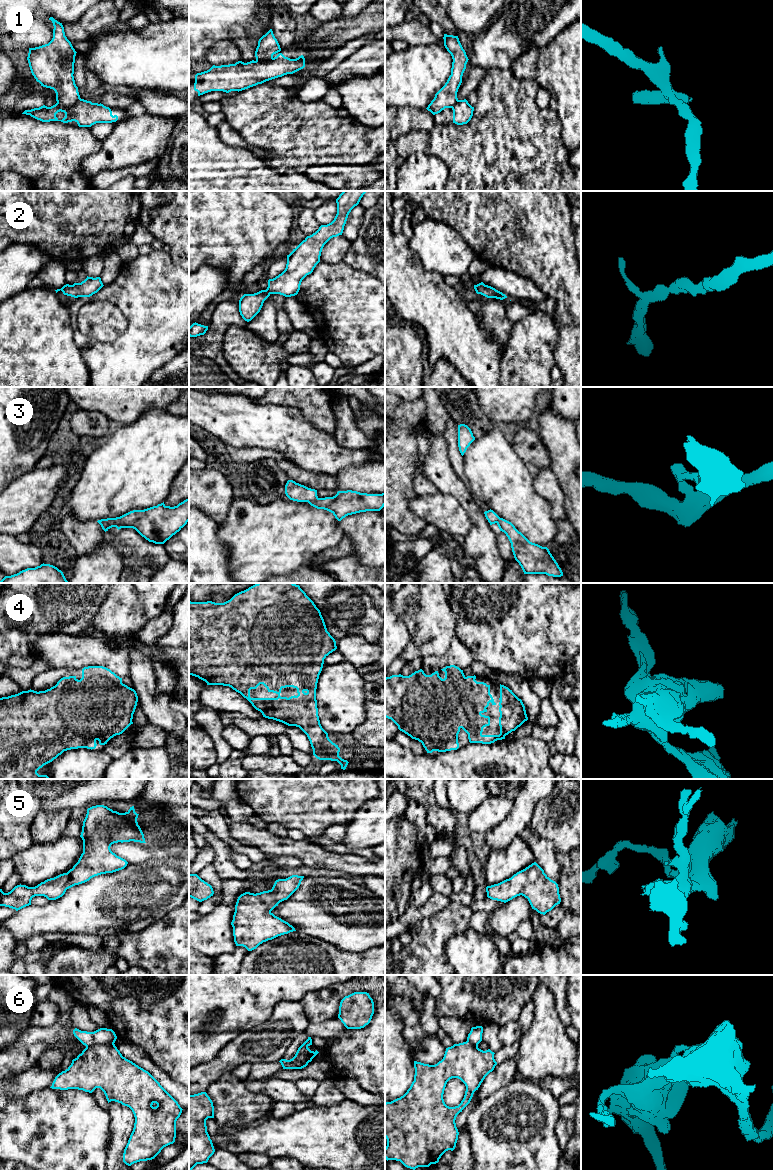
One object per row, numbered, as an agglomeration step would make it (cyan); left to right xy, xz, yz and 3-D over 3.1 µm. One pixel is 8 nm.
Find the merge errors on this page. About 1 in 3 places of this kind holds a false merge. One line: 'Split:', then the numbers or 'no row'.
Split: 1, 3, 6

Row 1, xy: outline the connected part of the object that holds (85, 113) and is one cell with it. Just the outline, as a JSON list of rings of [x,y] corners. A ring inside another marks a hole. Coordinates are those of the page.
[[[84,99],[70,107],[56,103],[51,107],[43,105],[39,108],[25,110],[22,114],[30,115],[42,122],[68,123],[75,121],[79,127],[91,127],[96,123],[112,123],[118,120],[118,116],[113,116],[109,107]]]

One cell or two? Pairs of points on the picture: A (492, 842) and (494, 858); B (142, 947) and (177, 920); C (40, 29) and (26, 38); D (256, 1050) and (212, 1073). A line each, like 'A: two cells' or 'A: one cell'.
A: two cells
B: one cell
C: one cell
D: one cell

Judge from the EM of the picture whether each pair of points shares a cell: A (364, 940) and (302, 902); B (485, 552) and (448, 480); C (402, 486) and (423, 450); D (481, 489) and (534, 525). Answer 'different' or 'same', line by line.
A: same
B: same
C: different
D: same

